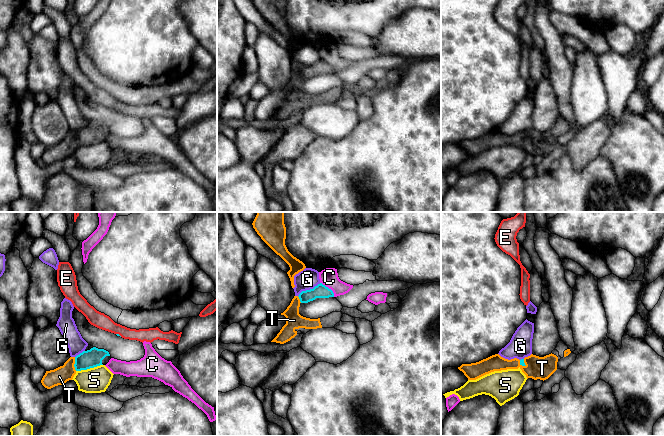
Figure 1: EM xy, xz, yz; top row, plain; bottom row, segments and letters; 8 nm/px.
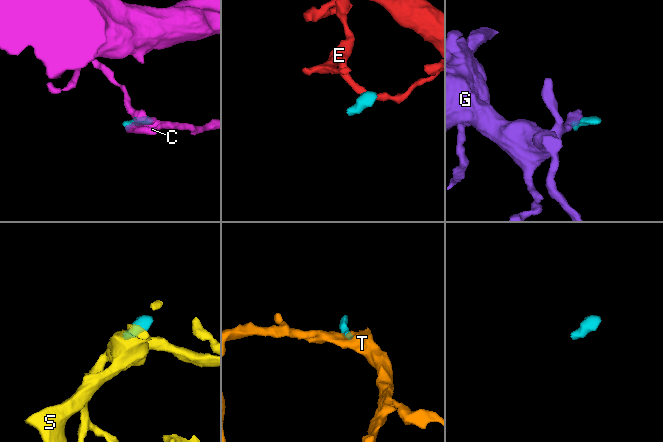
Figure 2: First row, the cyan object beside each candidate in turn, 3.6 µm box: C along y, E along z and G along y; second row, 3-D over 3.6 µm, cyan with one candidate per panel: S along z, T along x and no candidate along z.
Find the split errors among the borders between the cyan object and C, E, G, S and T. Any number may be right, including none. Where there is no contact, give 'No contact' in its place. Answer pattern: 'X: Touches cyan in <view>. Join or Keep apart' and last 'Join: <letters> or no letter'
C: Touches cyan in xz. Keep apart
E: Touches cyan in xy. Keep apart
G: Touches cyan in xz. Keep apart
S: Touches cyan in xy. Keep apart
T: Touches cyan in xy. Join
Join: T

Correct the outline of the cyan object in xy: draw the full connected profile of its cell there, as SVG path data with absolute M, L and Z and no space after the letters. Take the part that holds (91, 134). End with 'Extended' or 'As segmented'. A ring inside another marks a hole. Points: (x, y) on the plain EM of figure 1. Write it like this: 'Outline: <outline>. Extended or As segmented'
Outline: M96 123L83 127L76 133L70 133L63 142L46 147L41 159L47 165L63 161L67 157L72 156L77 147L103 141L102 136L106 132L110 132L108 127Z. Extended

